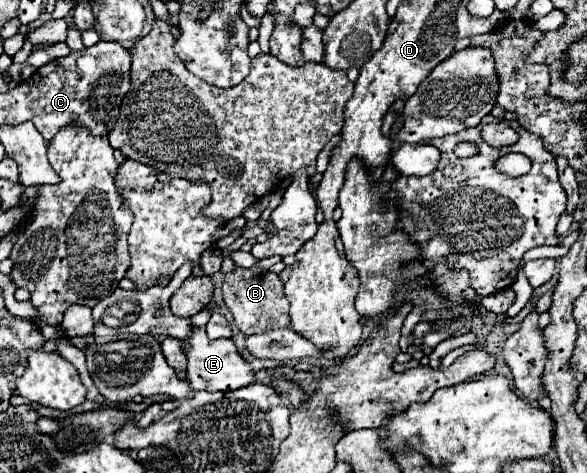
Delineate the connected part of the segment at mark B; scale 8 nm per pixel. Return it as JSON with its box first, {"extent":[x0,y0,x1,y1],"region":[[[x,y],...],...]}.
{"extent":[222,267,290,335],"region":[[[236,267],[230,275],[226,275],[222,293],[224,293],[224,303],[234,315],[234,321],[238,329],[244,335],[260,335],[270,329],[282,329],[288,327],[290,317],[288,317],[288,299],[284,297],[284,285],[278,279],[276,273],[270,273],[266,269],[240,269]]]}

